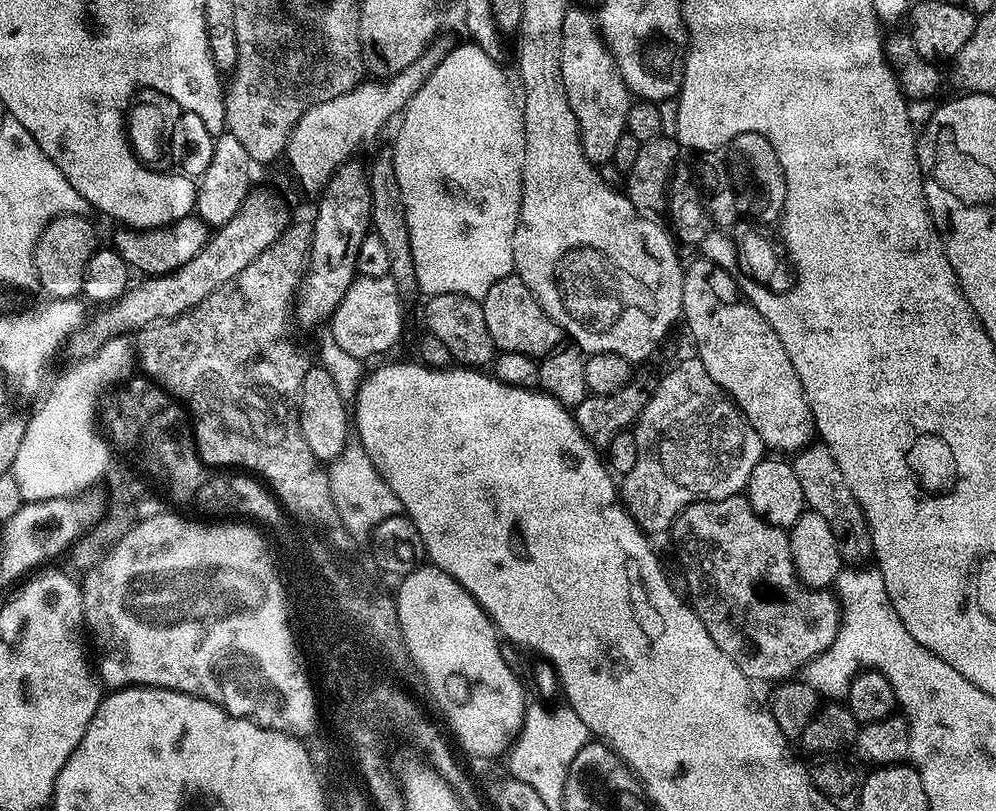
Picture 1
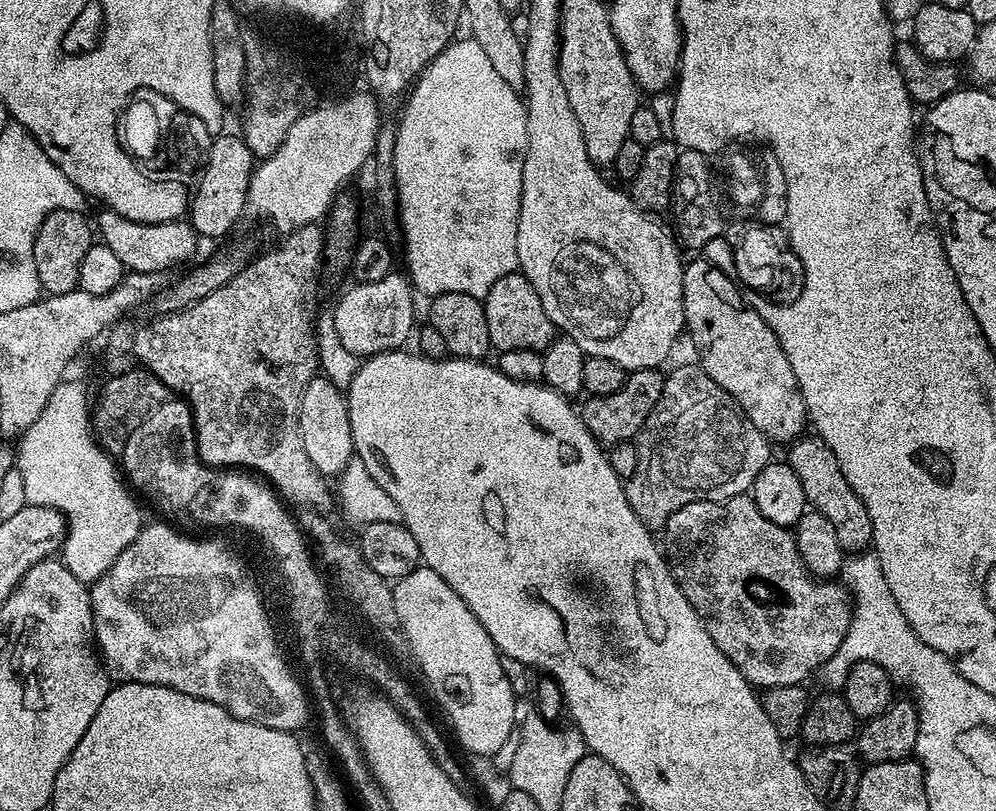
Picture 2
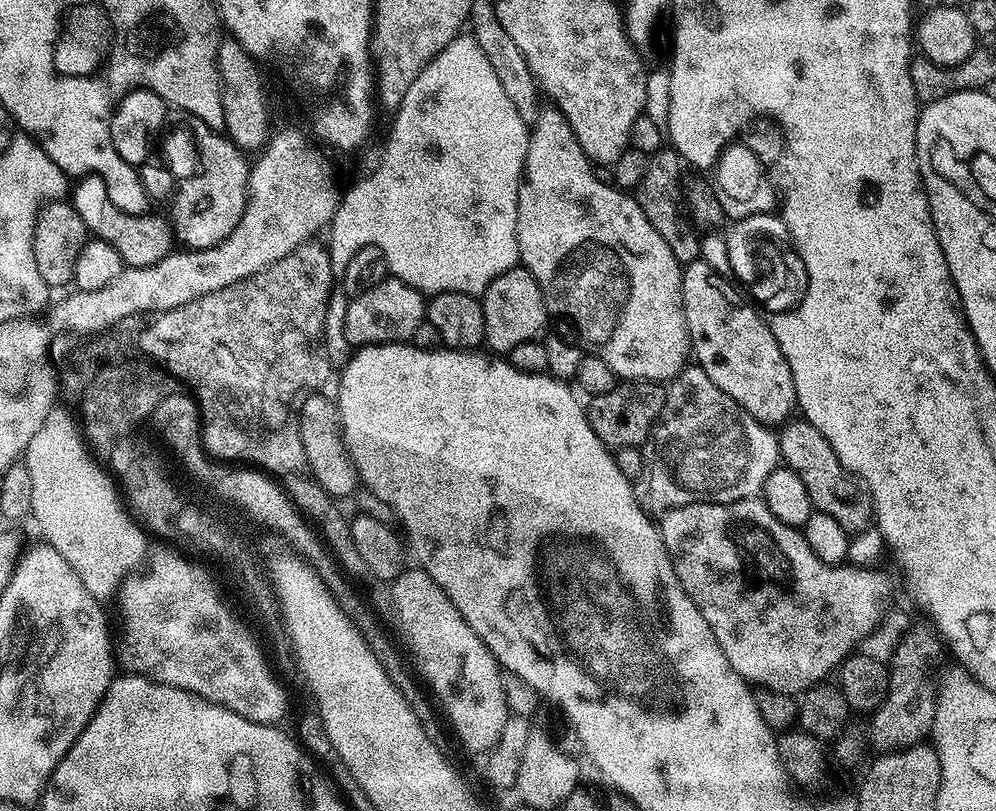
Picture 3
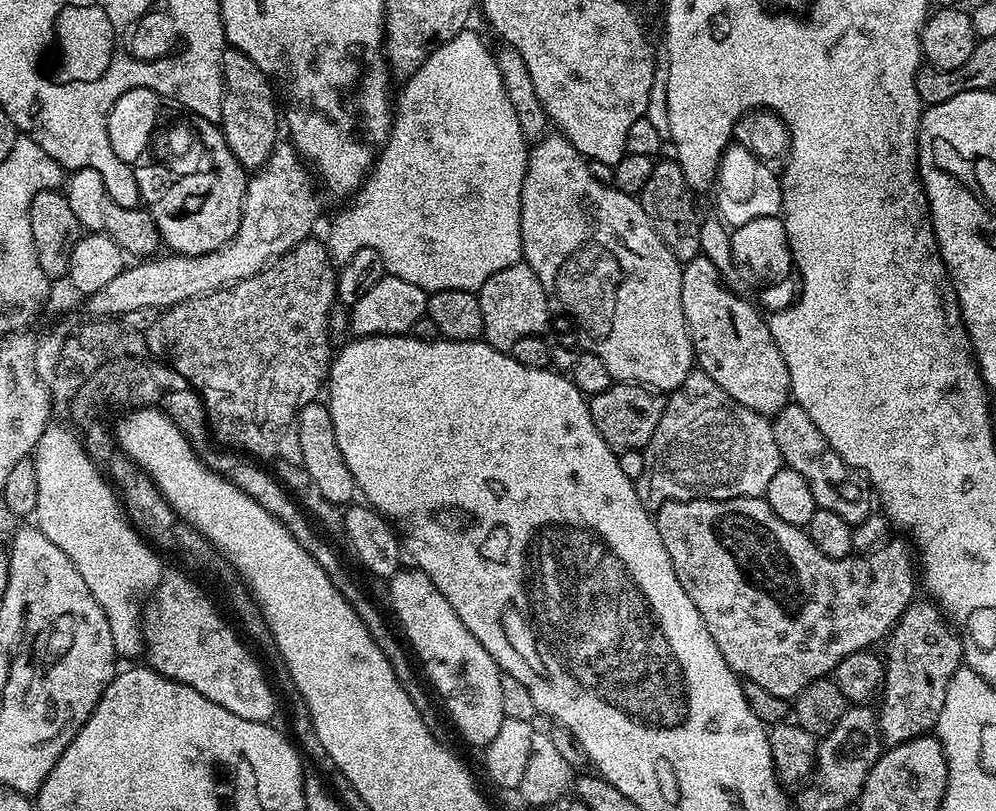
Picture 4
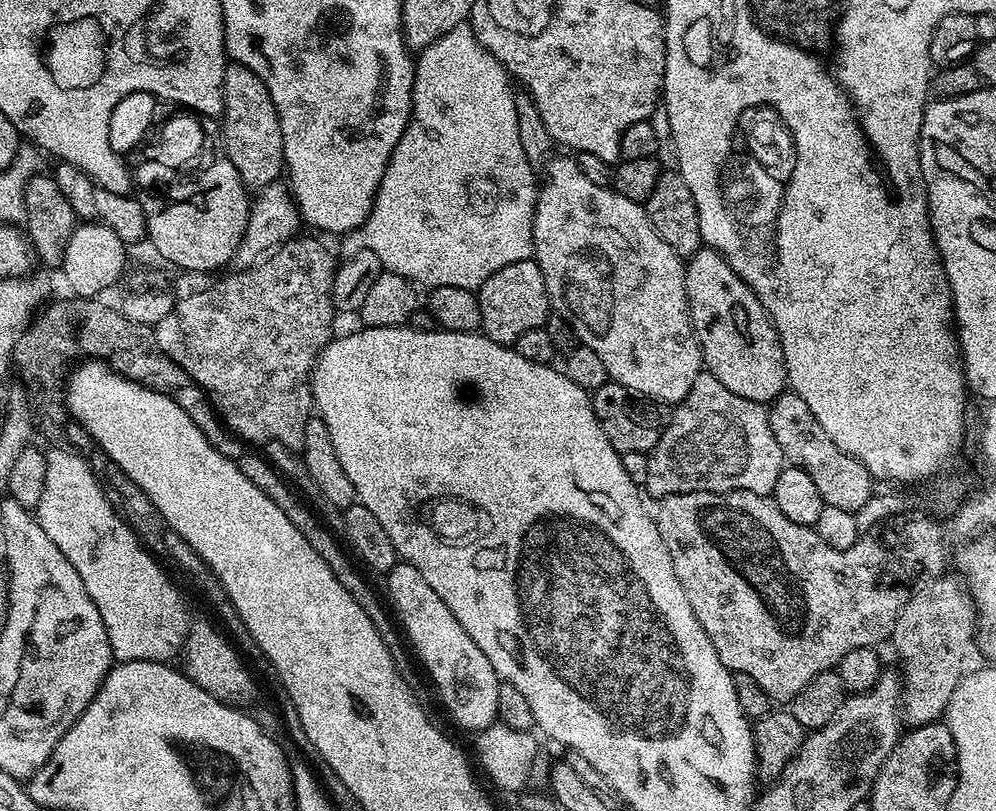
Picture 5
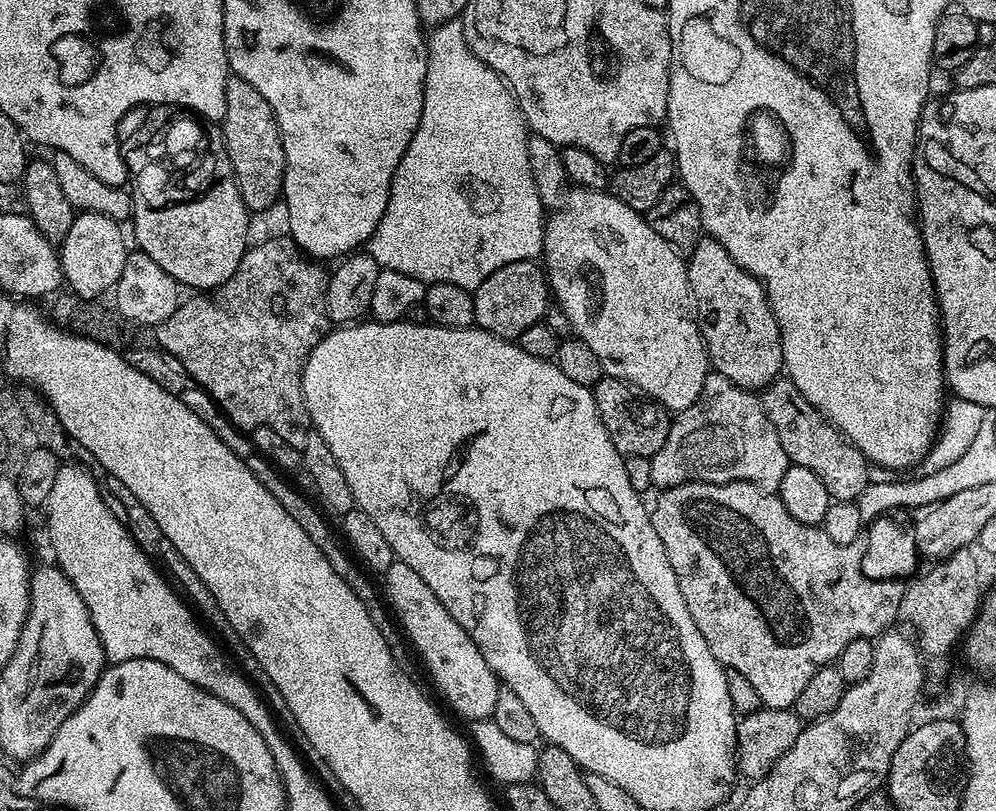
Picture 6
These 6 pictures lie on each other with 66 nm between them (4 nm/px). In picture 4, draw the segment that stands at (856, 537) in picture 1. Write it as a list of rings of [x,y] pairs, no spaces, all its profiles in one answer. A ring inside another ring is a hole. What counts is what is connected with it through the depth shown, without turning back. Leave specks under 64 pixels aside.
[[[789,402],[771,421],[774,442],[778,442],[780,459],[787,467],[793,468],[810,486],[817,508],[831,510],[842,522],[853,526],[862,523],[873,511],[874,493],[867,480],[856,469],[851,468],[822,438],[822,430],[810,422],[810,414],[802,406]]]

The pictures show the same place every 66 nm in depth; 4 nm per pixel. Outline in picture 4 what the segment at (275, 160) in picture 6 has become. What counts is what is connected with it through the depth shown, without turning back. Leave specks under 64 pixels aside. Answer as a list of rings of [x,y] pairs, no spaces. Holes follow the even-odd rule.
[[[231,46],[225,47],[222,54],[222,78],[224,97],[220,129],[224,131],[226,142],[240,165],[246,170],[258,169],[270,158],[278,143],[273,81],[262,70],[258,70],[258,66],[254,66],[246,54]]]

